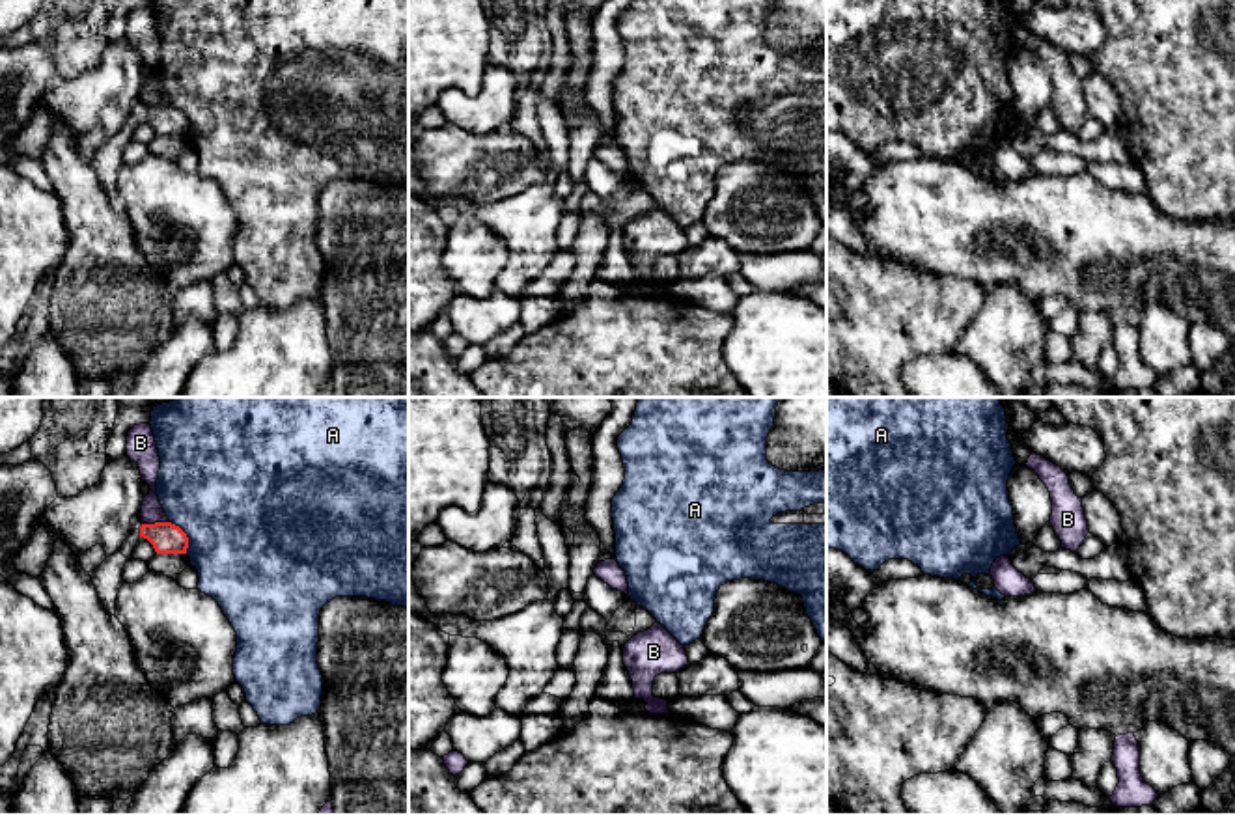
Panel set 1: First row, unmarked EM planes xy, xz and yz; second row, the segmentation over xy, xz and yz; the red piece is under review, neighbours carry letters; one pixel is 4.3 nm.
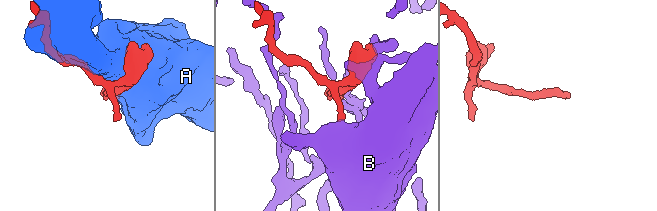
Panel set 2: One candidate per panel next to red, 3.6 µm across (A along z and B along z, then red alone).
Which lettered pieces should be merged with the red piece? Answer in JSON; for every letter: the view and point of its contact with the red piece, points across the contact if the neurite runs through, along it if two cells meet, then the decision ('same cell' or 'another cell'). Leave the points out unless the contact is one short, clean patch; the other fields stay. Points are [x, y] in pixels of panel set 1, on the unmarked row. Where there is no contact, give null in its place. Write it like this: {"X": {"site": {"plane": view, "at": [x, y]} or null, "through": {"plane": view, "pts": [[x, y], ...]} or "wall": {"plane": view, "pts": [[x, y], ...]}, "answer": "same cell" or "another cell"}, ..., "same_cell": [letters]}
{"A": {"site": {"plane": "xy", "at": [185, 118]}, "answer": "another cell"}, "B": {"site": {"plane": "xy", "at": [155, 105]}, "answer": "same cell"}, "same_cell": ["B"]}

